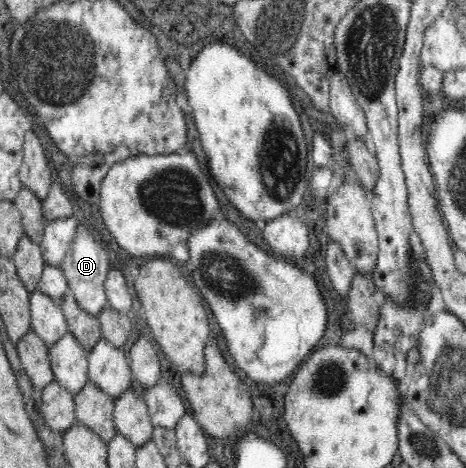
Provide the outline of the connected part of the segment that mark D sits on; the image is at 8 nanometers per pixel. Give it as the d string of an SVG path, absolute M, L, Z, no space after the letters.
M84 225L78 227L78 233L71 241L68 253L60 267L65 274L69 293L76 299L80 308L93 316L98 316L108 306L107 298L105 297L105 282L111 267L110 263L108 263L106 249L92 235L90 229L86 229Z

